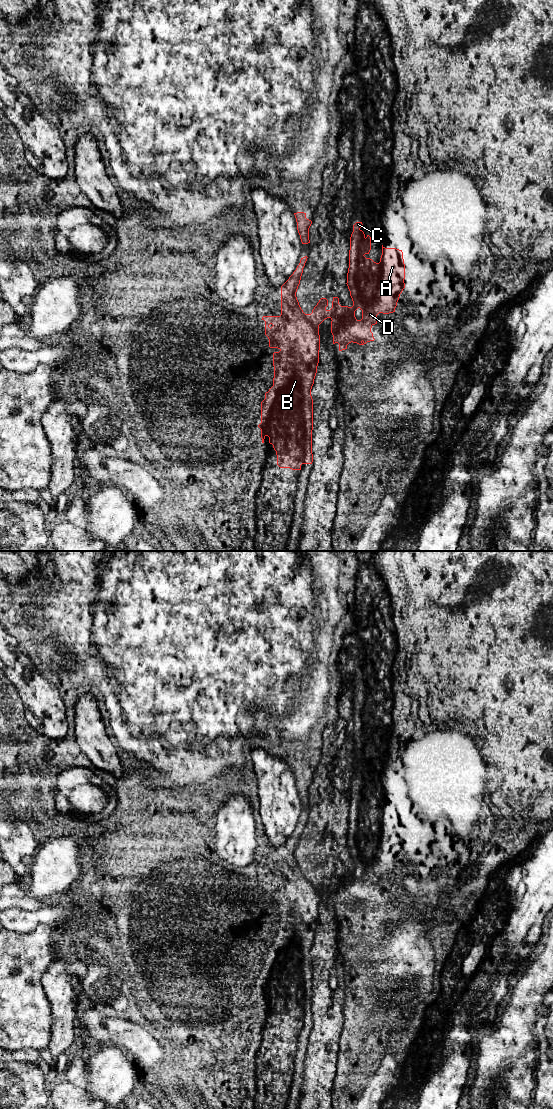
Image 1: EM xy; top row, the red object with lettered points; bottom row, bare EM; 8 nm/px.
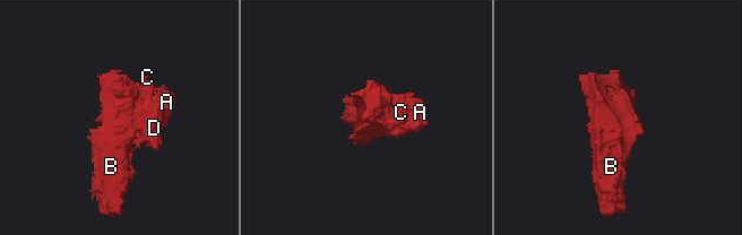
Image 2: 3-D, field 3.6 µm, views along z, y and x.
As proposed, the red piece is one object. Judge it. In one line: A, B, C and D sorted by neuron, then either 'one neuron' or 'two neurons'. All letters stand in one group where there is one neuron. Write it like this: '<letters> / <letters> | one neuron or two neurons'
A / B C D | two neurons

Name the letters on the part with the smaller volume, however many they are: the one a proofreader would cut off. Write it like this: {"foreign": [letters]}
{"foreign": ["A"]}

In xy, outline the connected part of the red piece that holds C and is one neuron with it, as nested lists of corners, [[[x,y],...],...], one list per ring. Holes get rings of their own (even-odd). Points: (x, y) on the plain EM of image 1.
[[[362,782],[353,785],[350,797],[349,828],[347,846],[353,861],[353,866],[341,866],[339,858],[333,857],[332,868],[327,870],[328,860],[321,858],[311,874],[305,874],[296,857],[303,828],[307,816],[301,818],[299,825],[289,839],[281,846],[281,875],[263,876],[265,881],[265,895],[269,899],[270,908],[278,908],[273,913],[274,938],[273,946],[265,953],[261,962],[262,1003],[266,996],[273,1005],[277,1015],[277,1025],[280,1028],[301,1030],[302,1024],[312,1024],[312,990],[313,990],[313,959],[311,949],[317,933],[319,923],[320,895],[319,885],[327,878],[331,881],[333,904],[339,904],[339,911],[347,909],[351,902],[364,905],[374,901],[371,888],[377,884],[379,865],[387,863],[386,840],[380,828],[380,823],[374,822],[364,815],[371,810],[371,797],[361,790]],[[362,870],[362,879],[357,880],[355,871]]]

